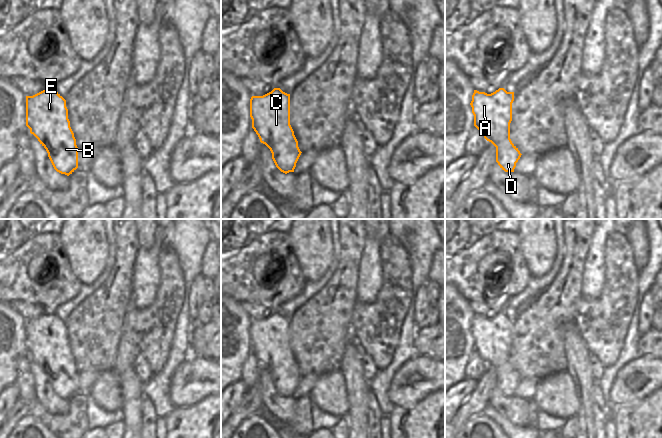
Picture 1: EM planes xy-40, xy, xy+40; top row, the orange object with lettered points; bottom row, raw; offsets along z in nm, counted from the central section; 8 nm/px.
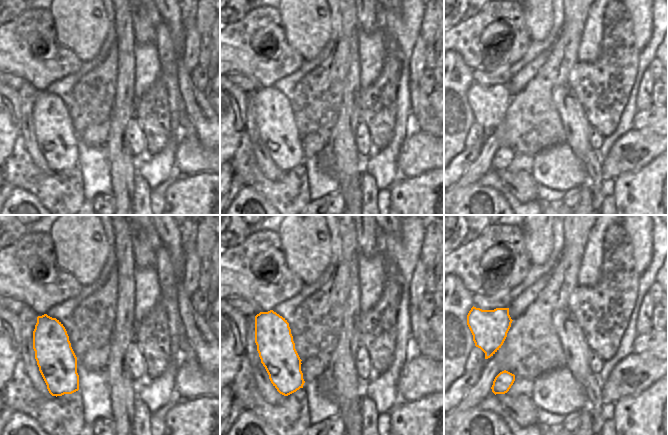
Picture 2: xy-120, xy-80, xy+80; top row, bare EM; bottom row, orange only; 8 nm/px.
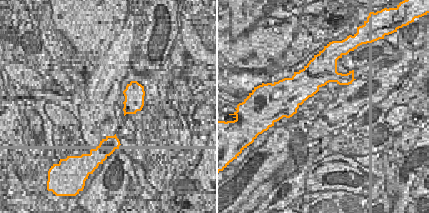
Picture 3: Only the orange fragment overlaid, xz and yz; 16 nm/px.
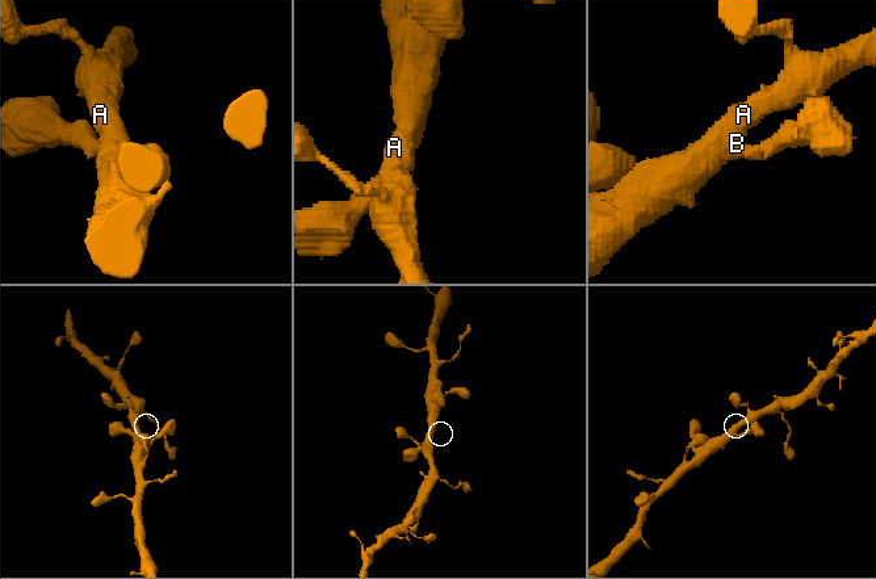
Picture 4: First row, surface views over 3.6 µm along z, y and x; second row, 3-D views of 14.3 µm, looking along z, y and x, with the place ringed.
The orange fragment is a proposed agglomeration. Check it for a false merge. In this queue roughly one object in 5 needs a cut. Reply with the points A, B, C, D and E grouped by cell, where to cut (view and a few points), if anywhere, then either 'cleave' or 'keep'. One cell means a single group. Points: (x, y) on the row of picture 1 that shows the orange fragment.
A B C D E | no cut | keep

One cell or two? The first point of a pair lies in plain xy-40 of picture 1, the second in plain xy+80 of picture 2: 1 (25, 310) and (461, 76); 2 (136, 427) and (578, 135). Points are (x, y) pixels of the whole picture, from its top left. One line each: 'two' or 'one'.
1: two
2: one

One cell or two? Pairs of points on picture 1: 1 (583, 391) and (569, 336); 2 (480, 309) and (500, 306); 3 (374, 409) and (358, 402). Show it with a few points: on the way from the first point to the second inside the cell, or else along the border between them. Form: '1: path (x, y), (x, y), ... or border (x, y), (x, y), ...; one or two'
1: path (582, 377), (577, 365), (576, 350); one
2: path (485, 309), (491, 310), (495, 308); one
3: border (369, 389), (366, 395), (367, 427); two

